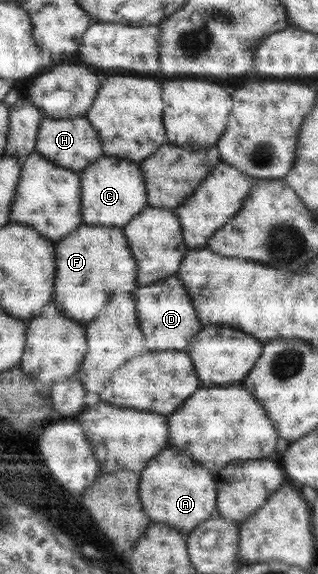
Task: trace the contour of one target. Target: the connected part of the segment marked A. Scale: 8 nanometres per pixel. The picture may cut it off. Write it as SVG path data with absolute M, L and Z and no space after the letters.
M174 448L160 450L140 472L138 498L150 520L164 522L186 536L199 522L215 515L216 489L213 473L190 458L184 460L180 460L180 452Z

